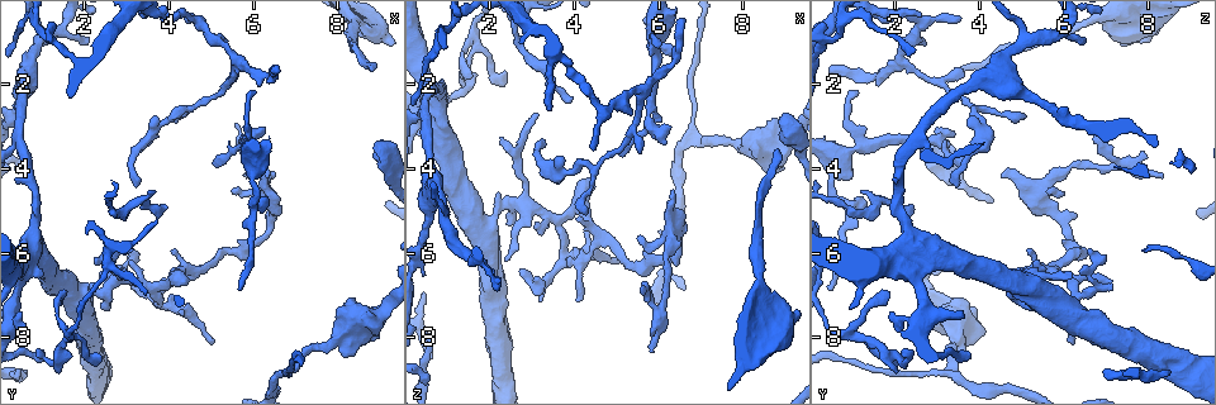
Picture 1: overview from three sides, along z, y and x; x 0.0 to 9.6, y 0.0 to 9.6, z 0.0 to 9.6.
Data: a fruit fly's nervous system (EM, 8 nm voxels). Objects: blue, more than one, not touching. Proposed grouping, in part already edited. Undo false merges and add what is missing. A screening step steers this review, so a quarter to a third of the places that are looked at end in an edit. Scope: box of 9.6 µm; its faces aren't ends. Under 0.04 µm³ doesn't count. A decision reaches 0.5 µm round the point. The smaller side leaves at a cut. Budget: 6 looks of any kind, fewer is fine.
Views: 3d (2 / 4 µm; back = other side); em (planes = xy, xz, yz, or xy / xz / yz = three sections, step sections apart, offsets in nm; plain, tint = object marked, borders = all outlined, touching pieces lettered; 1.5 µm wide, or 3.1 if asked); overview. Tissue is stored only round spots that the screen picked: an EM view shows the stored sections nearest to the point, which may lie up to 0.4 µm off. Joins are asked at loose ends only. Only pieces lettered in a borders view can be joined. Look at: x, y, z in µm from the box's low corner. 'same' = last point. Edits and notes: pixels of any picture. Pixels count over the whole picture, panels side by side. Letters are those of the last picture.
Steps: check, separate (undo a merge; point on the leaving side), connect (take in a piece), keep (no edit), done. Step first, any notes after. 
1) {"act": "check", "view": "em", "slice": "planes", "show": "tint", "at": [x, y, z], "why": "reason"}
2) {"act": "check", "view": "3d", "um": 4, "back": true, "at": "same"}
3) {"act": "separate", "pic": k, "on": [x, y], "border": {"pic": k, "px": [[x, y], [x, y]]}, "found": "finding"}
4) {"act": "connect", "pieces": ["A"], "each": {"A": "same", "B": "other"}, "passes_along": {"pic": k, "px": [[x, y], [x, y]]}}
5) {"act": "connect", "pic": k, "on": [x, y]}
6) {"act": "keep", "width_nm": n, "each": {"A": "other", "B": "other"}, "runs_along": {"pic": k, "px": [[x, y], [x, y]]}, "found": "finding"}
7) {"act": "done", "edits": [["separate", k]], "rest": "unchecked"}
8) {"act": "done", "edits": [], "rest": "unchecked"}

{"act": "check", "view": "3d", "um": 4, "at": [6.85, 8.90, 3.30]}

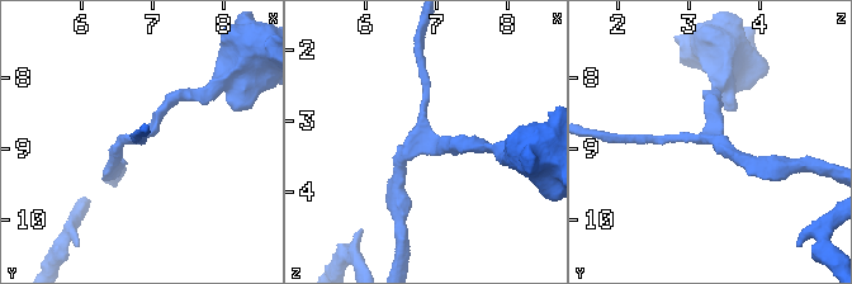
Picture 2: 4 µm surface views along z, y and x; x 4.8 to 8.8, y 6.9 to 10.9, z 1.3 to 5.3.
{"act": "check", "view": "em", "slice": "xy", "step": 4, "show": "tint", "at": [6.85, 8.85, 3.30], "arms": 3}

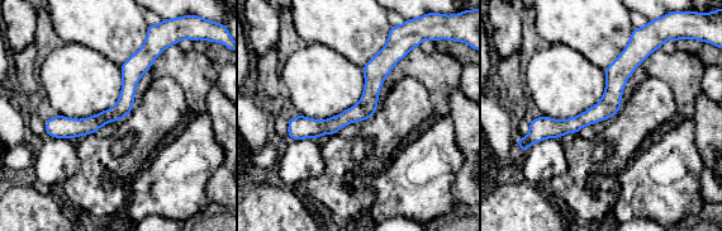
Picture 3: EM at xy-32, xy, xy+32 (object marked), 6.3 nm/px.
{"act": "check", "view": "em", "slice": "planes", "show": "borders", "at": "same", "why": "another direction"}

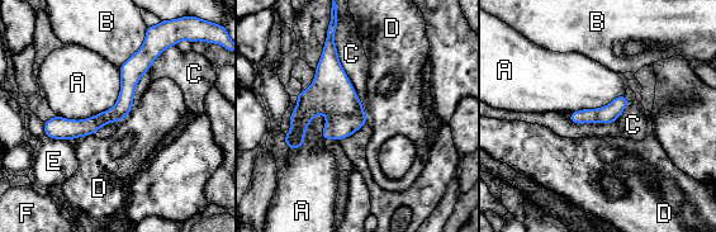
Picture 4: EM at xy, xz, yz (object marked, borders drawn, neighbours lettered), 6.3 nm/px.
{"act": "keep", "longest_contact_nm": ["C", 500], "each": {"A": "other", "B": "other", "C": "other", "D": "other", "E": "other", "F": "other"}, "border": {"pic": 4, "px": [[336, 25], [337, 58], [361, 103]]}, "found": "one neuron here"}

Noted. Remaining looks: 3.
{"act": "check", "view": "em", "slice": "planes", "show": "borders", "at": [5.30, 5.95, 6.30], "why": "sharp bend"}

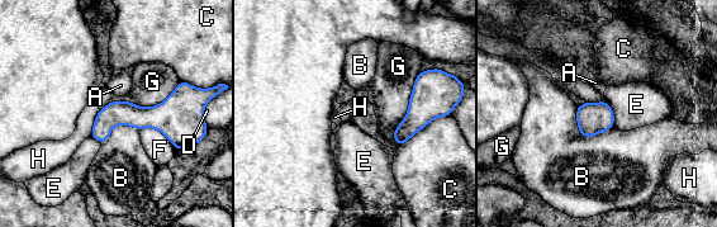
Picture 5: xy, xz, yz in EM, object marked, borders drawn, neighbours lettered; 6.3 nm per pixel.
{"act": "keep", "each": {"A": "other", "B": "other", "C": "other", "D": "other", "E": "other", "F": "other", "G": "other", "H": "other"}, "border": {"pic": 5, "px": [[577, 105], [580, 135], [612, 126]]}, "found": "all the same neuron"}

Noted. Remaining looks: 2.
{"act": "check", "view": "em", "slice": "planes", "show": "borders", "at": [8.80, 1.55, 3.55], "why": "tapers out"}

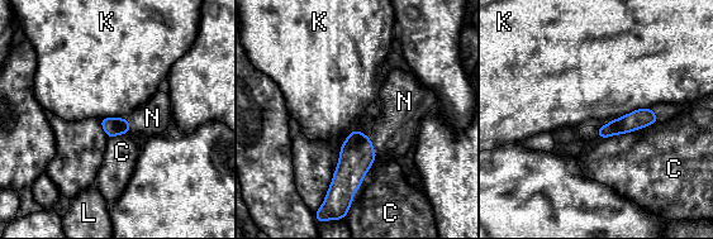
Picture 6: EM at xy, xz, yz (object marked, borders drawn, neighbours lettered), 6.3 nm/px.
{"act": "connect", "pieces": ["N"], "each": {"C": "other", "K": "other", "L": "other", "N": "same"}, "passes_along": {"pic": 6, "px": [[357, 154], [372, 148], [394, 132]]}, "found": "the neuron continues"}

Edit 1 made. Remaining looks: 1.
{"act": "done", "edits": [["connect", 6]], "rest": "unchecked"}

